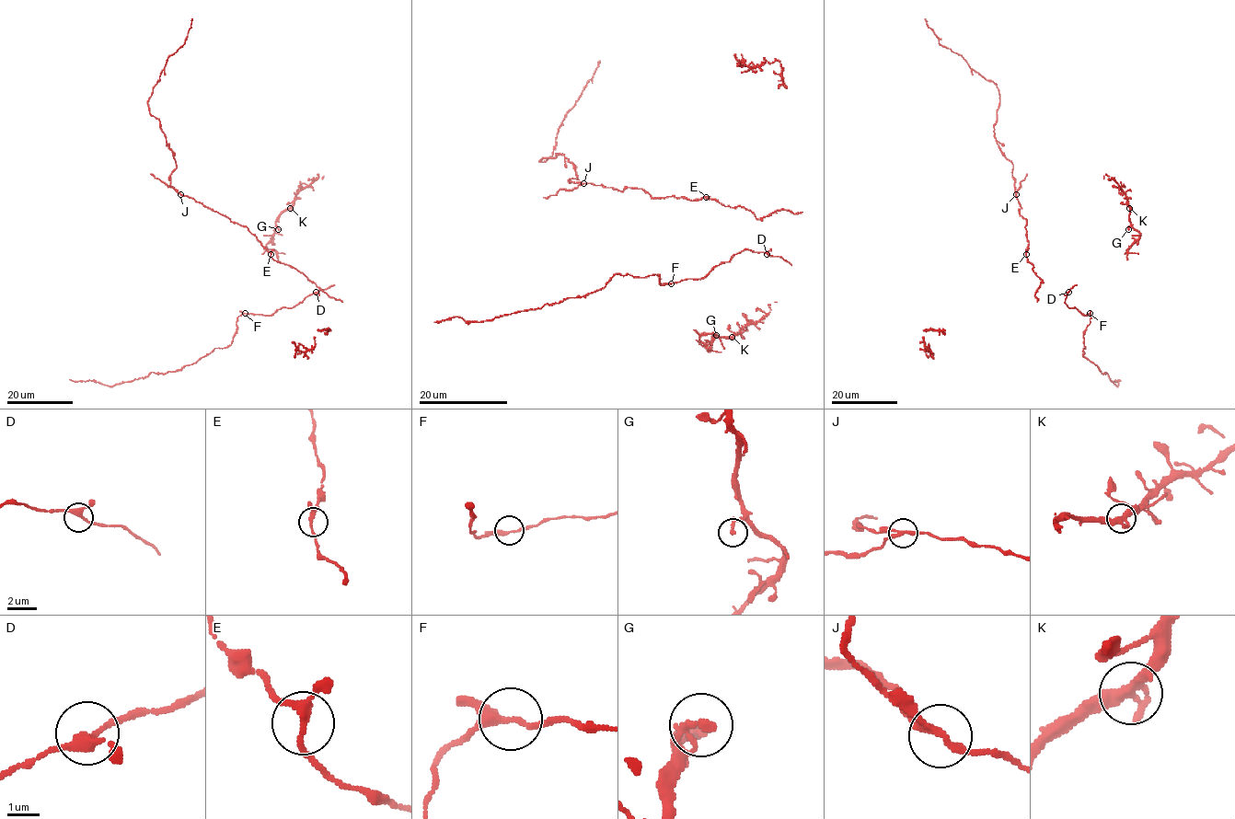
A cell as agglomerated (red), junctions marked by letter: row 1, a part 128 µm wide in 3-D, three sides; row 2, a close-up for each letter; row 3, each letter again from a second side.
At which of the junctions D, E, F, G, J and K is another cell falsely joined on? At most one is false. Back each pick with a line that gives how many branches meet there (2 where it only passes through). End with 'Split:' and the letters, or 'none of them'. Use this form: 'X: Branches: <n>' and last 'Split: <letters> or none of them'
J: Branches: 3
Split: J

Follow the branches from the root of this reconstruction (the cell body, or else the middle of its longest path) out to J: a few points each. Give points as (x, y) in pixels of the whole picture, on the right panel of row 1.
J: (1031, 263), (1026, 257), (1029, 245), (1026, 220), (1020, 214), (1021, 208), (1015, 193)

